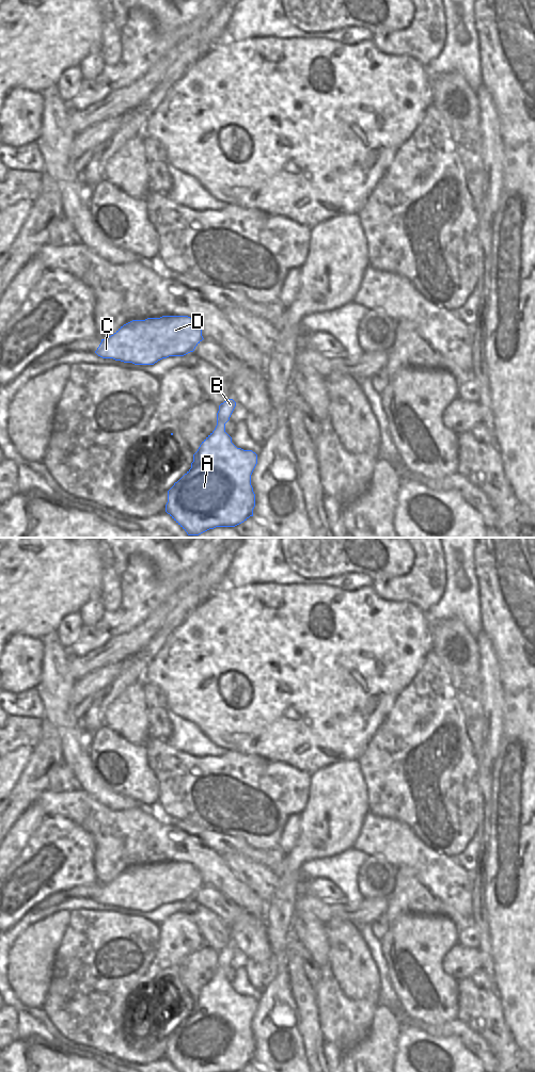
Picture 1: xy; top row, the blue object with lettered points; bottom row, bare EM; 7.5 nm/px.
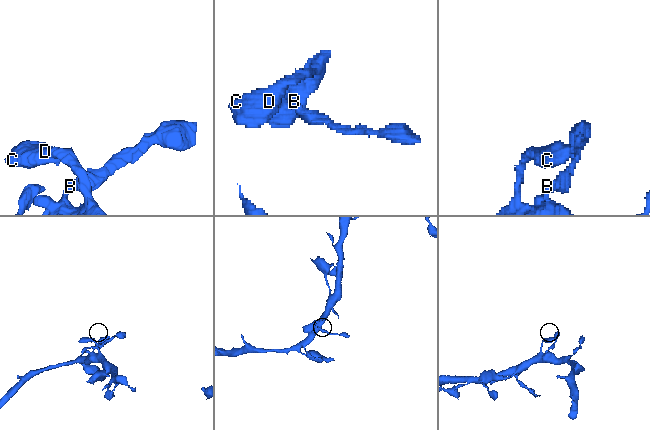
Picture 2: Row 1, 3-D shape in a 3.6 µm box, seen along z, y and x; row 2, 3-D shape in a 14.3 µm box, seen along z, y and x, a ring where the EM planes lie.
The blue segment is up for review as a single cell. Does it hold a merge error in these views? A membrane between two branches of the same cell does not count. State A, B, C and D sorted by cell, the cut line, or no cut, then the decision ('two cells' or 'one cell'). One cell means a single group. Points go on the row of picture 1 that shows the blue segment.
A B C D | no cut | one cell

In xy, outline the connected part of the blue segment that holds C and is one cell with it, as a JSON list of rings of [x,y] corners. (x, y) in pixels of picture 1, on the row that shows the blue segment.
[[[162,316],[145,320],[132,320],[121,326],[113,335],[101,339],[95,353],[103,358],[113,358],[135,365],[154,365],[169,356],[184,356],[193,352],[203,340],[202,330],[188,316]]]

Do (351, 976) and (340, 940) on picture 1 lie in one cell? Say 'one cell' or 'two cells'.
one cell

